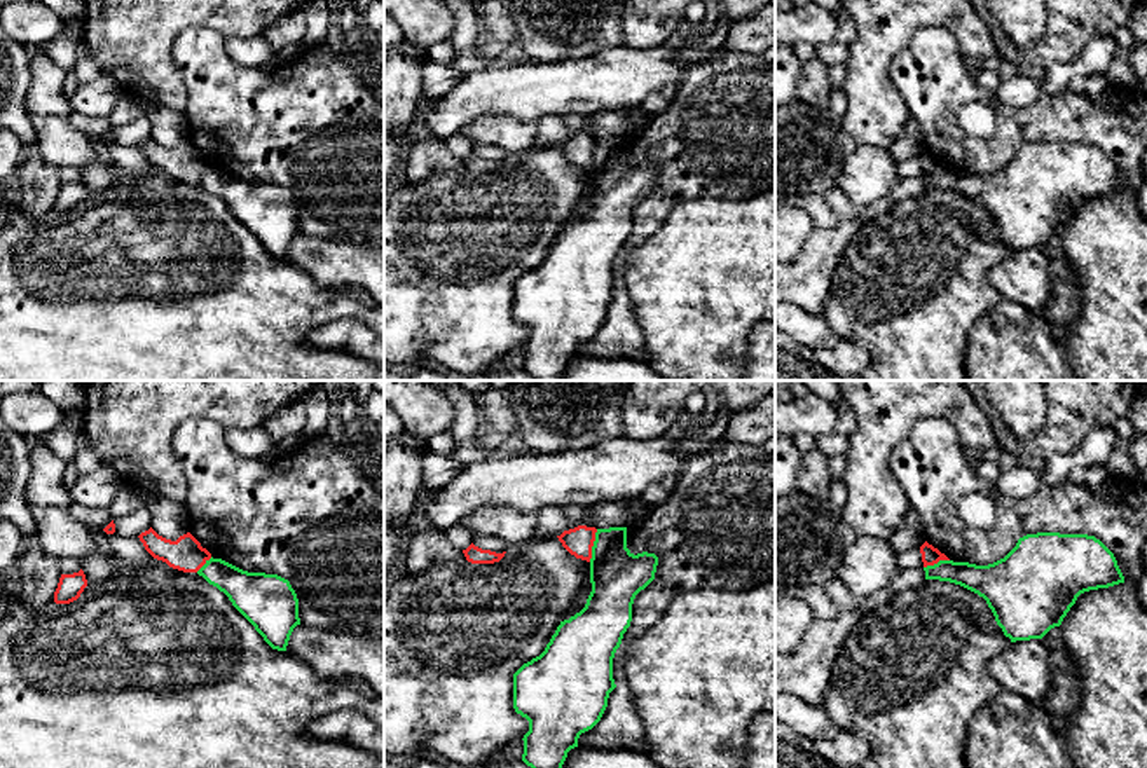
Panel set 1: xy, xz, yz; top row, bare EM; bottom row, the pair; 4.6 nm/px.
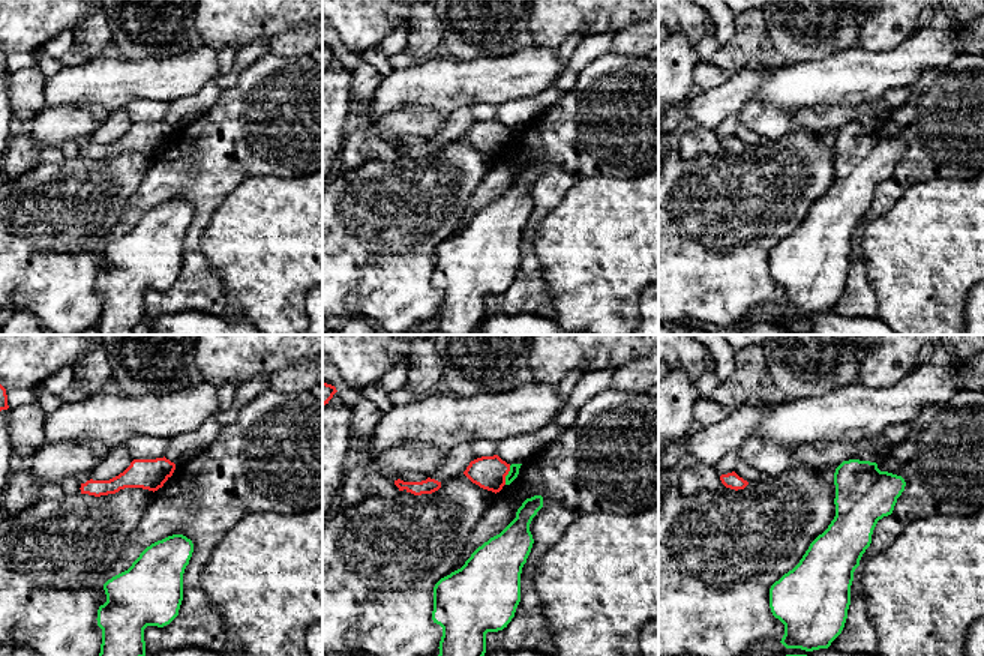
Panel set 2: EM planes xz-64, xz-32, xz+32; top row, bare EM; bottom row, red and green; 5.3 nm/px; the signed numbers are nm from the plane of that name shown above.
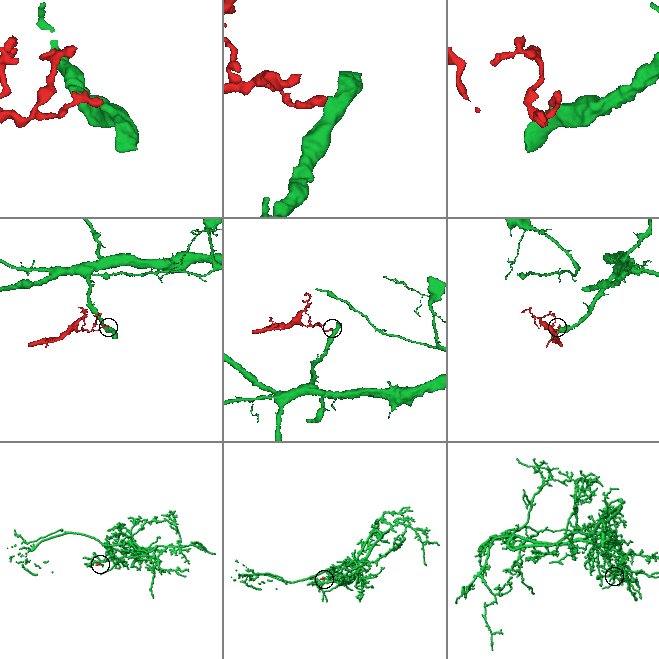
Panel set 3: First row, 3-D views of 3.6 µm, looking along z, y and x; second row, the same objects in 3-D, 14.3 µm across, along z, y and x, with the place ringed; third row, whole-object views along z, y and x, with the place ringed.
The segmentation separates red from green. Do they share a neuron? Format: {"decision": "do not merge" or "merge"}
{"decision": "do not merge"}

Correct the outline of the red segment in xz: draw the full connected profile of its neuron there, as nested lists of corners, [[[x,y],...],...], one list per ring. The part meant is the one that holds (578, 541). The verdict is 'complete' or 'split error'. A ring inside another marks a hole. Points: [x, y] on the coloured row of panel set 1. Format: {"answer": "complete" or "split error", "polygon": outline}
{"answer": "complete", "polygon": [[[578,525],[574,529],[564,531],[557,538],[571,555],[590,562],[595,532],[595,527]]]}

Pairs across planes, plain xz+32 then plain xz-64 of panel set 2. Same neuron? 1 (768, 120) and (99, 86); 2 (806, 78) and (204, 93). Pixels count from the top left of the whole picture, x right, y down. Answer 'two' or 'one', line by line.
1: two
2: two

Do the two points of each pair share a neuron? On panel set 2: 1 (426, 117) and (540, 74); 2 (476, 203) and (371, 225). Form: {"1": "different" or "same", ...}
{"1": "different", "2": "different"}

